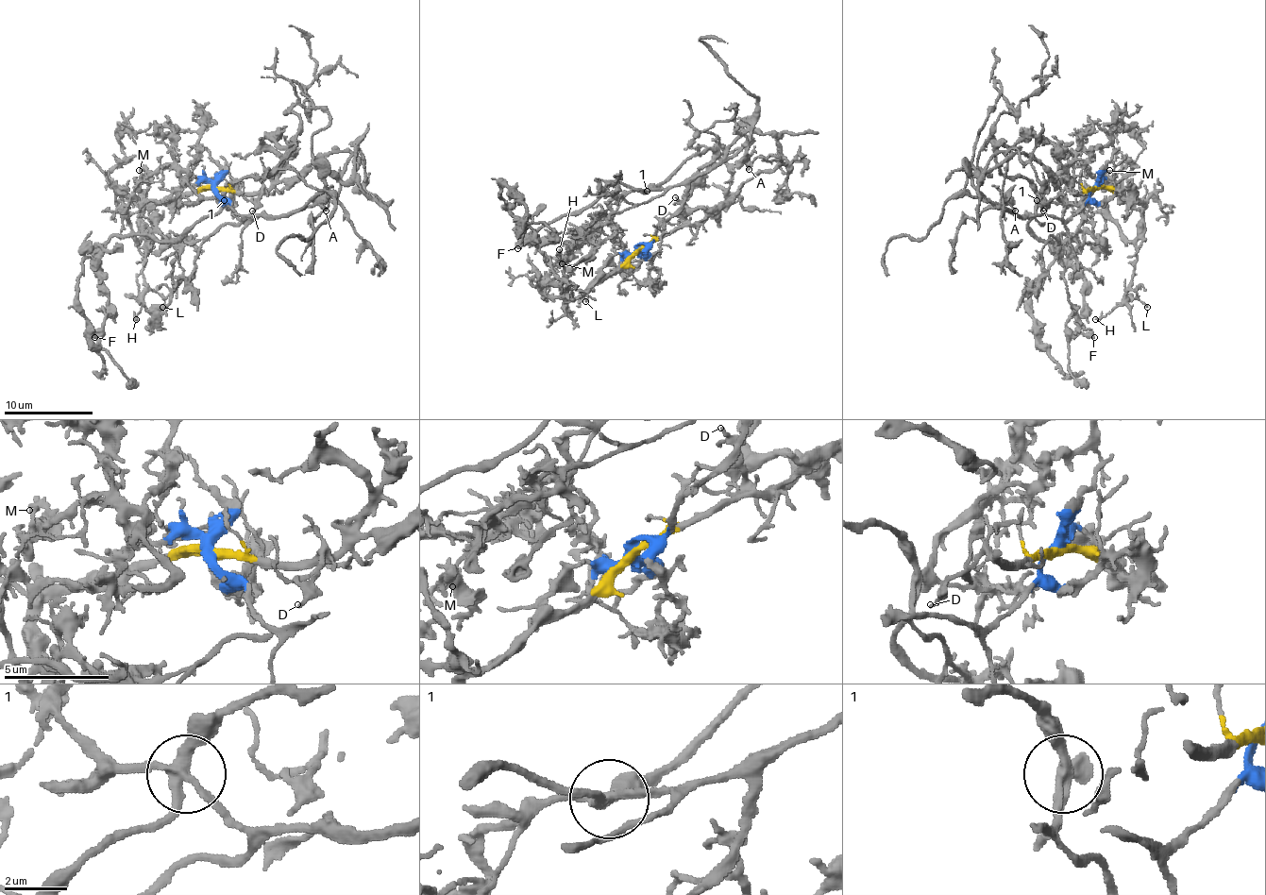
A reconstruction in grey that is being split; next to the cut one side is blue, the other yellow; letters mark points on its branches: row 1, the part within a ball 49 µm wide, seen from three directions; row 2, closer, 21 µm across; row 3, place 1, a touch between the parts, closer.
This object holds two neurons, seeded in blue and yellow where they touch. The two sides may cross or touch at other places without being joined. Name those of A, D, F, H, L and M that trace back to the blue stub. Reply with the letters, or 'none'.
A, M

